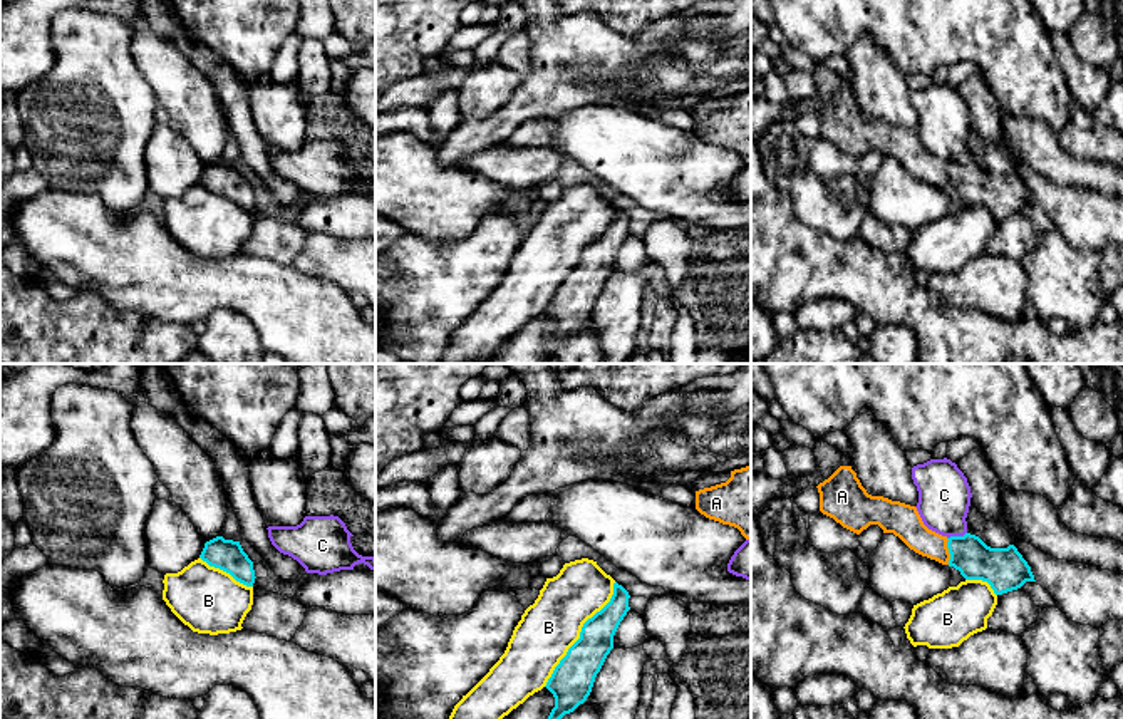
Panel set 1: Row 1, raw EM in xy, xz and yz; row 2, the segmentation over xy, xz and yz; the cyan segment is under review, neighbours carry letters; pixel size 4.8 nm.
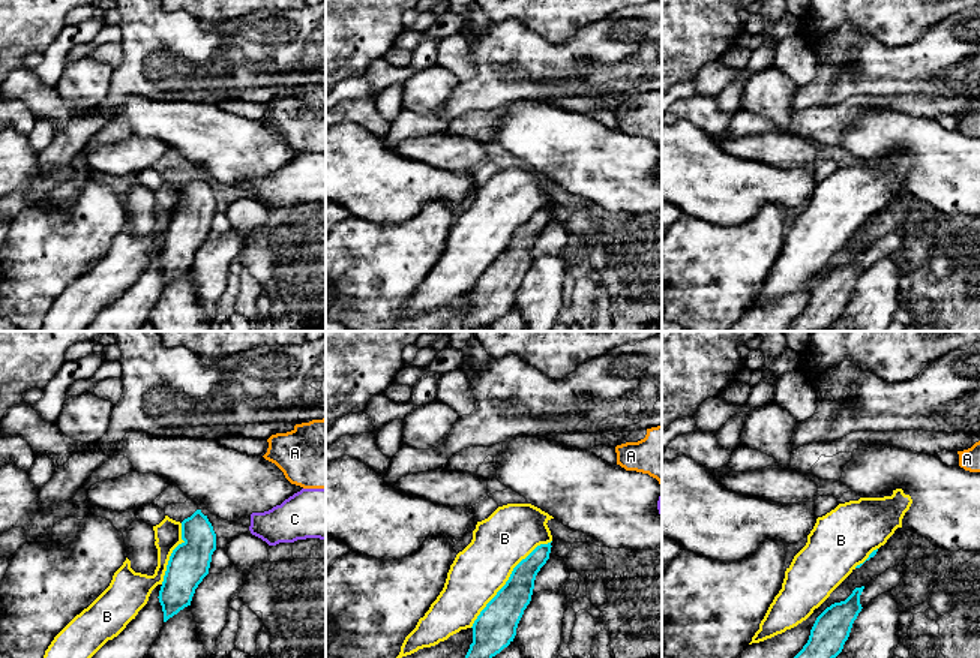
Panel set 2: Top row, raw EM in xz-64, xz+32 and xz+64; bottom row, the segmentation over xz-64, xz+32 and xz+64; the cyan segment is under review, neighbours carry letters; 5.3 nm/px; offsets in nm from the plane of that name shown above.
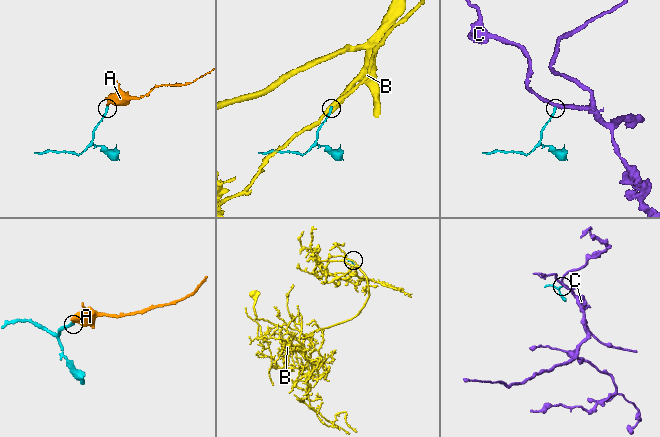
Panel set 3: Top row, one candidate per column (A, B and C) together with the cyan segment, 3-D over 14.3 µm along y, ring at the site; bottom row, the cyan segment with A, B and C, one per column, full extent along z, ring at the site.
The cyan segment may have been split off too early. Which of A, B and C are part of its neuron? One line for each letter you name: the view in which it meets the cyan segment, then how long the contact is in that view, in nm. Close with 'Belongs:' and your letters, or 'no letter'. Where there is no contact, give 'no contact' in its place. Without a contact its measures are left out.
A: contact in yz; length 130 nm
Belongs: A

